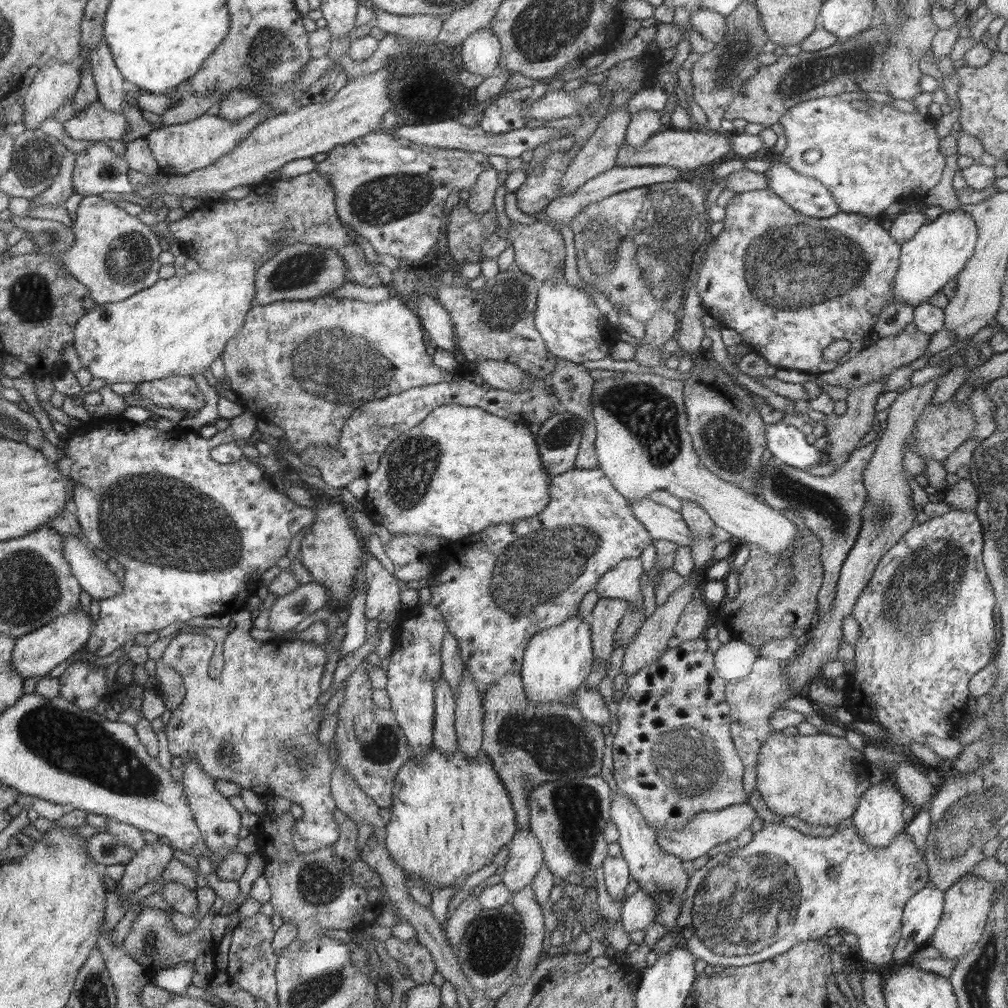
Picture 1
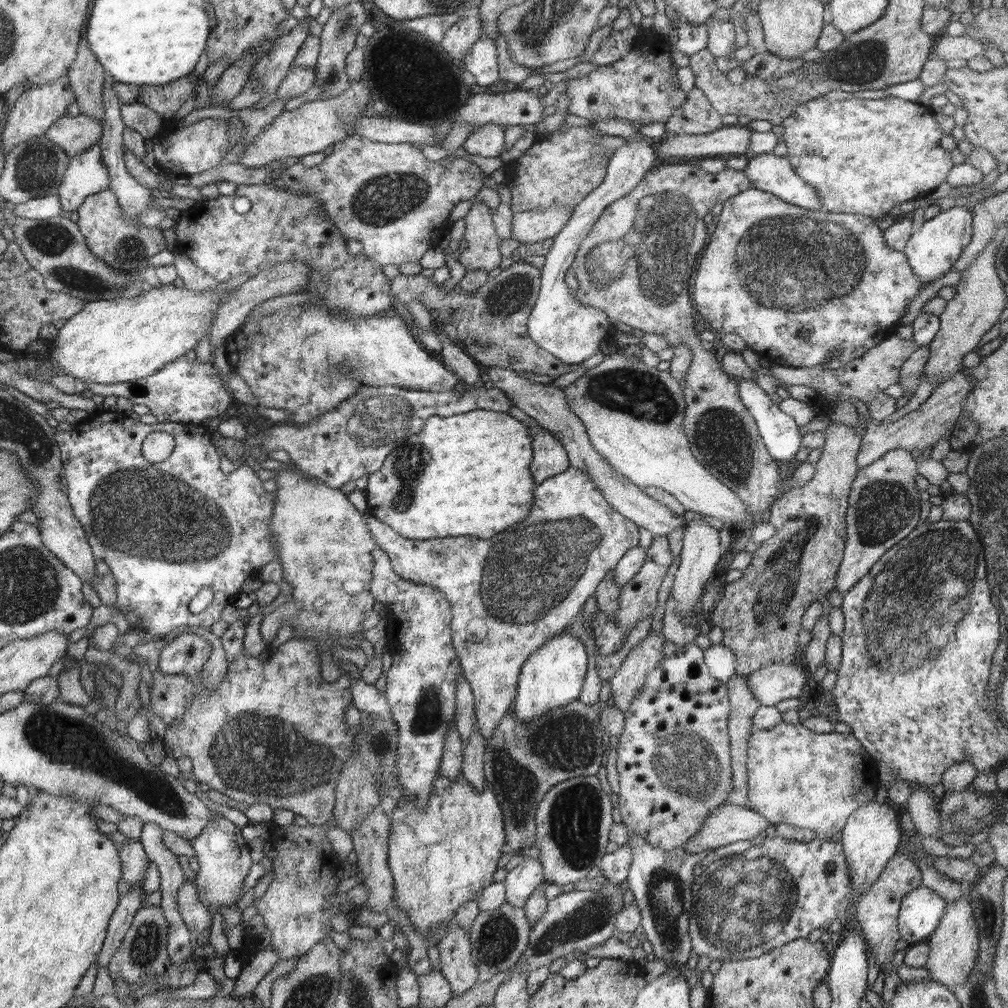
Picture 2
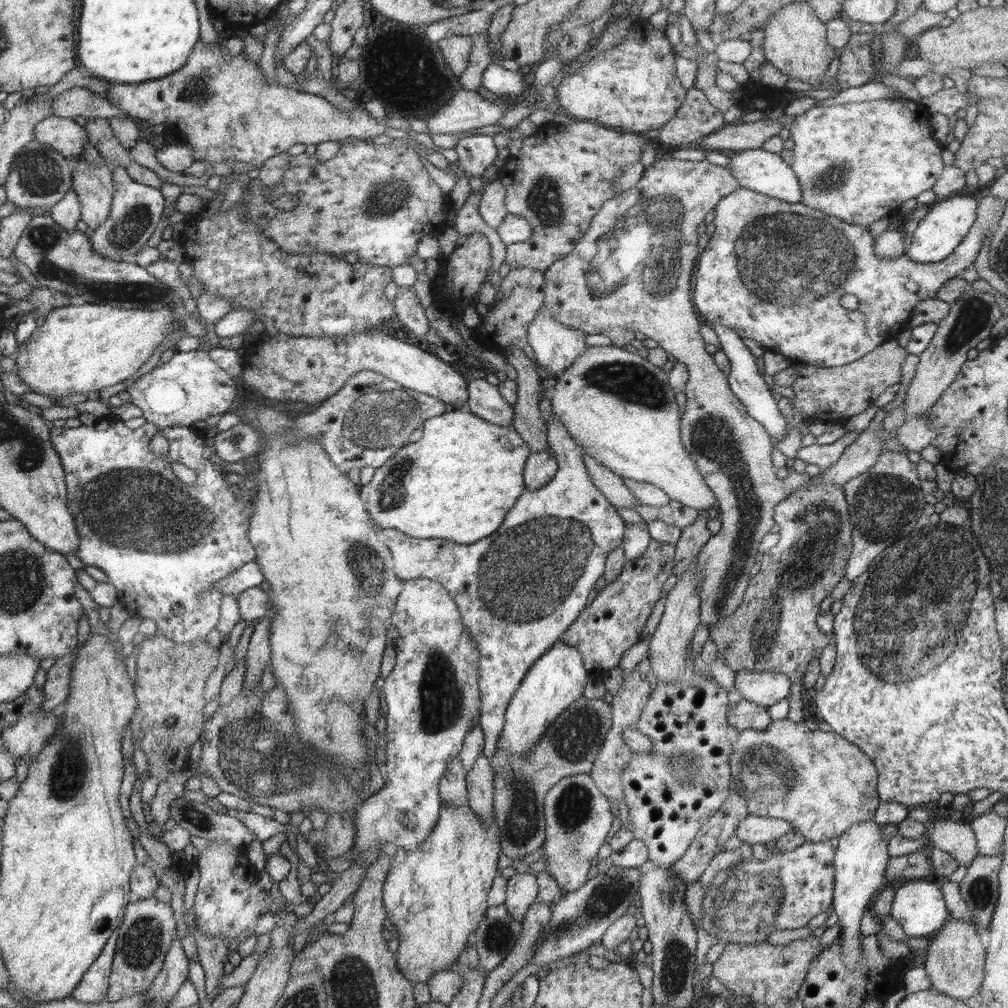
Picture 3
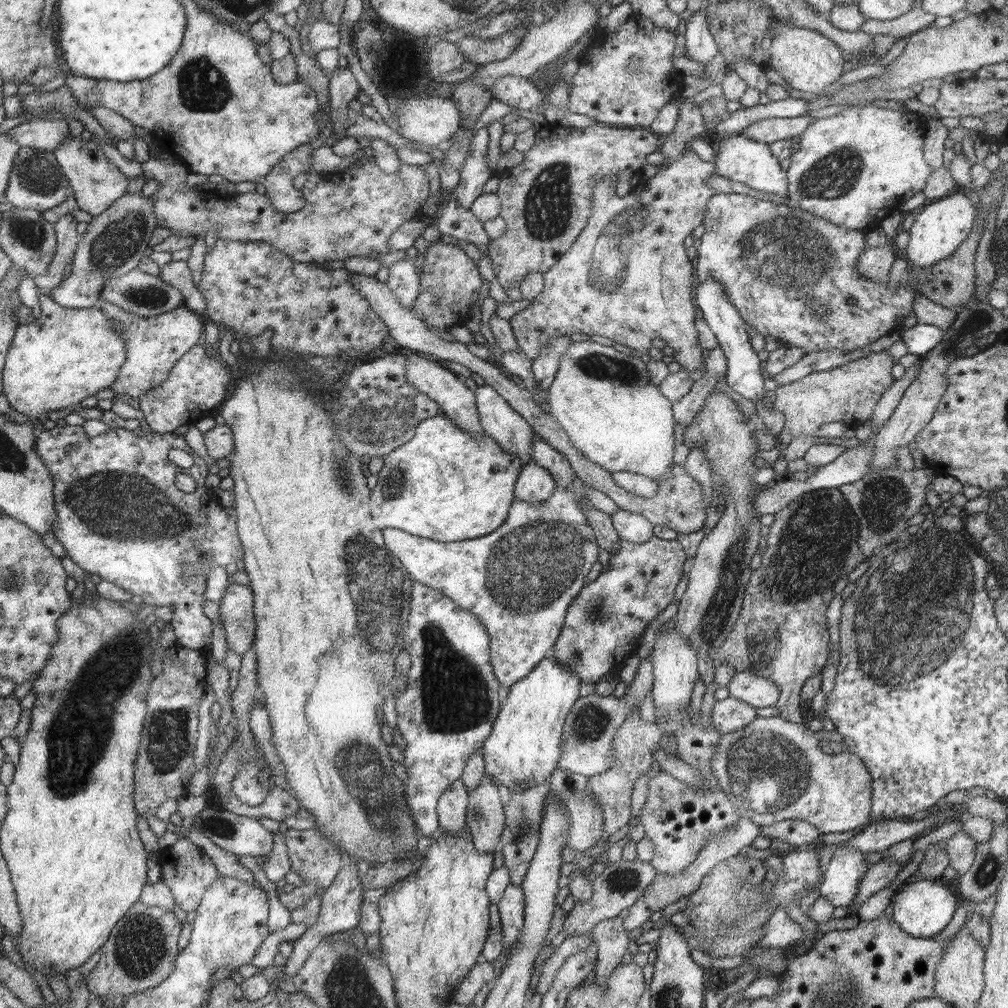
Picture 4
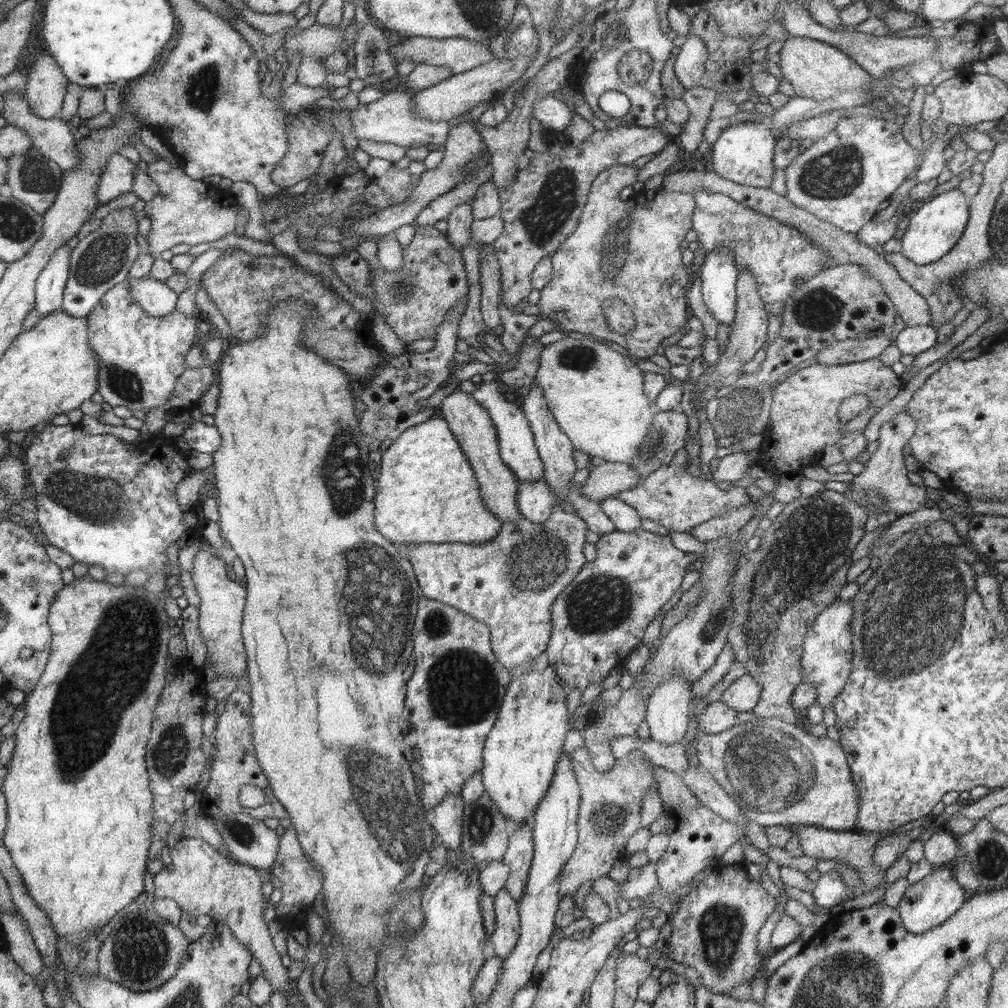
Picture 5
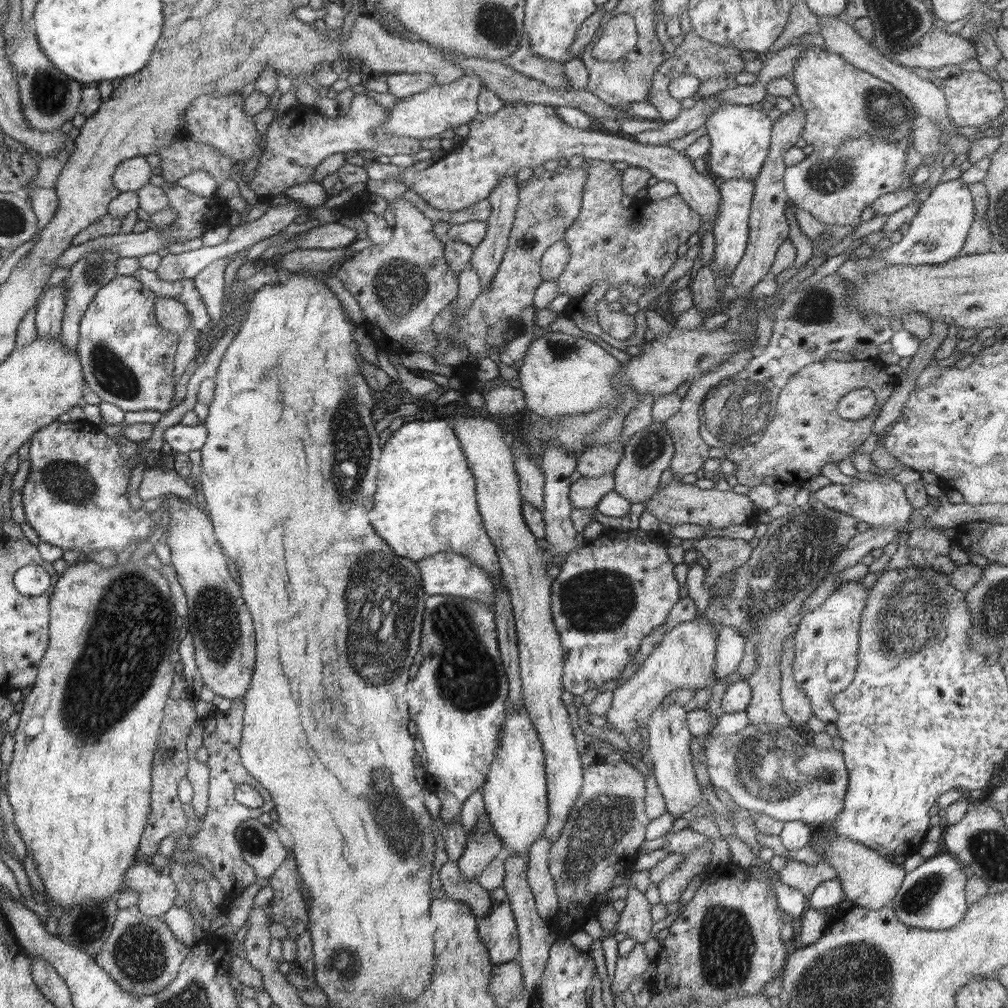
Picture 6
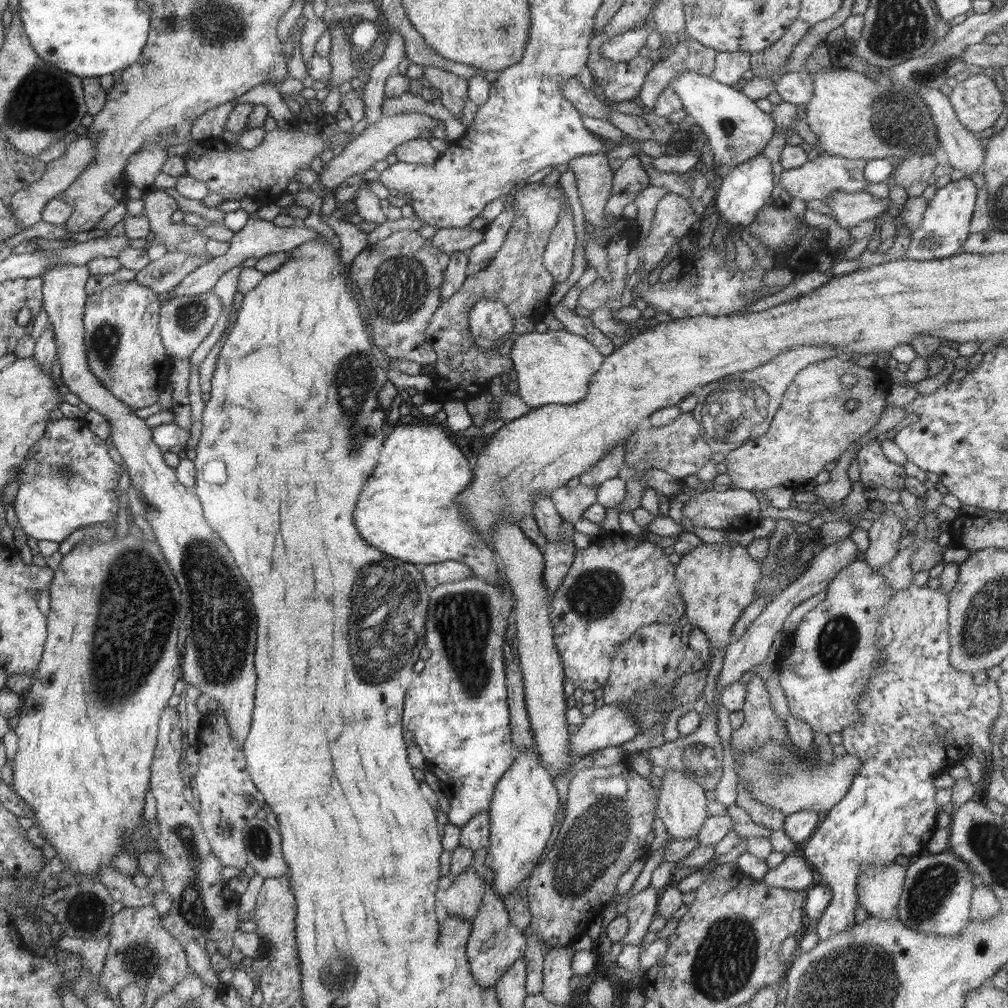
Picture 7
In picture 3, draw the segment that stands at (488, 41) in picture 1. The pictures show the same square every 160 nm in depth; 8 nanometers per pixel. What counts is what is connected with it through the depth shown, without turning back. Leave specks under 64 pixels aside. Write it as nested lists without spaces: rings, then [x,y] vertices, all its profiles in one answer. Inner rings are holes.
[[[490,63],[482,72],[481,91],[489,96],[501,97],[517,103],[524,92],[523,71],[508,70],[495,63]]]

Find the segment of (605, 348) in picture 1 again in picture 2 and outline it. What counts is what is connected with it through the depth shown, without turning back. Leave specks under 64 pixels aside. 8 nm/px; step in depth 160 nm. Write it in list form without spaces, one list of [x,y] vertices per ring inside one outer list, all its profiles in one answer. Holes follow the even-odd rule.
[[[638,132],[637,138],[615,150],[607,162],[607,173],[604,180],[578,206],[573,208],[570,220],[565,228],[553,238],[552,248],[545,254],[545,265],[541,270],[541,287],[539,297],[527,320],[527,334],[534,344],[549,352],[564,364],[580,364],[590,356],[600,352],[603,340],[613,342],[614,327],[609,324],[603,310],[592,306],[582,306],[564,280],[566,272],[571,268],[575,254],[581,242],[590,233],[598,221],[601,212],[619,198],[632,192],[644,175],[658,166],[660,160],[656,156],[655,142]]]

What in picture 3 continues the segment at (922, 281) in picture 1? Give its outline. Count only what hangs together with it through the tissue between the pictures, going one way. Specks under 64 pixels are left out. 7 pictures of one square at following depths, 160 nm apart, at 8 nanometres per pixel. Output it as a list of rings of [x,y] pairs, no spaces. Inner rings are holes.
[[[957,196],[939,199],[929,206],[929,213],[919,222],[919,226],[913,233],[910,246],[908,246],[908,258],[919,263],[940,262],[948,258],[954,249],[968,235],[977,218],[978,199],[968,196]]]

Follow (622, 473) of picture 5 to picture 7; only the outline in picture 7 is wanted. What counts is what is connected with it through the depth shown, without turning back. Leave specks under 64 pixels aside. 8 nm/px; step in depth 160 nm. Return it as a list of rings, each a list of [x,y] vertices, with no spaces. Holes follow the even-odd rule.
[[[580,484],[576,488],[564,486],[554,490],[550,499],[563,520],[574,525],[577,520],[581,519],[584,510],[597,503],[597,492],[598,487]]]

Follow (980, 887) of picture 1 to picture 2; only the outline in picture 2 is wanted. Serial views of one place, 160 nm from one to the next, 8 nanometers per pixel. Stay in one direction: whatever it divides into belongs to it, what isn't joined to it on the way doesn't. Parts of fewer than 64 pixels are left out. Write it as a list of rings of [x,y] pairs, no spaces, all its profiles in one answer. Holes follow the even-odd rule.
[[[965,894],[956,903],[947,903],[944,915],[938,929],[925,941],[930,948],[930,955],[926,964],[929,978],[954,990],[954,987],[964,985],[968,981],[970,971],[976,965],[979,950],[979,933],[977,921],[974,919],[972,904],[966,899]]]

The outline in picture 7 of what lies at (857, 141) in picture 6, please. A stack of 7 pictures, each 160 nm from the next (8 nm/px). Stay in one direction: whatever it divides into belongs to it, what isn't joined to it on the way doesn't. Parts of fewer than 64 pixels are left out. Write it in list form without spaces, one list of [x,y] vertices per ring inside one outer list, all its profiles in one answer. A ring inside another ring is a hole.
[[[827,154],[818,155],[815,161],[808,161],[801,167],[783,170],[778,178],[778,184],[790,193],[791,197],[808,200],[822,200],[827,203],[829,196],[834,191],[846,191],[847,193],[866,190],[867,180],[864,178],[863,168],[868,162],[867,158],[842,158]]]

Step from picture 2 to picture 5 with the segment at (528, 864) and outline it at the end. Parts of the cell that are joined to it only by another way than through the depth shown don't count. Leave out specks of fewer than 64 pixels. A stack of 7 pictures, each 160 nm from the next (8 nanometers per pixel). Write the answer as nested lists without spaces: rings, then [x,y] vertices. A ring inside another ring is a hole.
[[[502,889],[494,898],[496,928],[489,940],[494,947],[494,954],[502,960],[508,958],[518,943],[521,932],[518,903]]]

